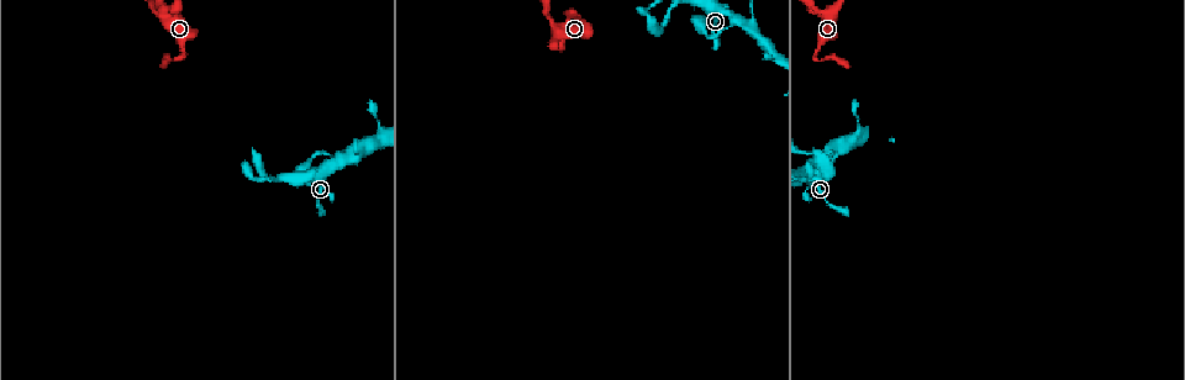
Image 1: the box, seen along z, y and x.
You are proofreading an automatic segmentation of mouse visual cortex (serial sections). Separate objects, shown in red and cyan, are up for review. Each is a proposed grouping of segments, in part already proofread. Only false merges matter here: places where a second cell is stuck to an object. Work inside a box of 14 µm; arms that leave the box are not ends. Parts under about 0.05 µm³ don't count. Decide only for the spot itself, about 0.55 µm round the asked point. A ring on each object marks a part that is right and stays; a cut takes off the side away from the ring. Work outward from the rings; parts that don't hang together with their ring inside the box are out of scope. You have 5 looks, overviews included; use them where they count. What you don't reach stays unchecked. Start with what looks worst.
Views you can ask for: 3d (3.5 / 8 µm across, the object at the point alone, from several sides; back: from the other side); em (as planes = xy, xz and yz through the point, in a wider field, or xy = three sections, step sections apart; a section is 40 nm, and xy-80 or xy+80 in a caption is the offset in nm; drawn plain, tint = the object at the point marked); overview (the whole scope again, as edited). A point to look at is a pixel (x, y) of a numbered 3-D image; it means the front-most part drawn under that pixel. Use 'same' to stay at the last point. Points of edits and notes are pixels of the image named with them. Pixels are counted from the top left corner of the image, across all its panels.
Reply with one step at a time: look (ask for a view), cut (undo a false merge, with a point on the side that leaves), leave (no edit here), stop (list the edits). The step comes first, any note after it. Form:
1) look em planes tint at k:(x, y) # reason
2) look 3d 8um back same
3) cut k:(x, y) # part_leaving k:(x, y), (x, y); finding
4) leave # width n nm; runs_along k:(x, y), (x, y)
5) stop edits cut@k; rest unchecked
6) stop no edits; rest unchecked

look 3d 8um at 1:(341, 159) # narrows sharply

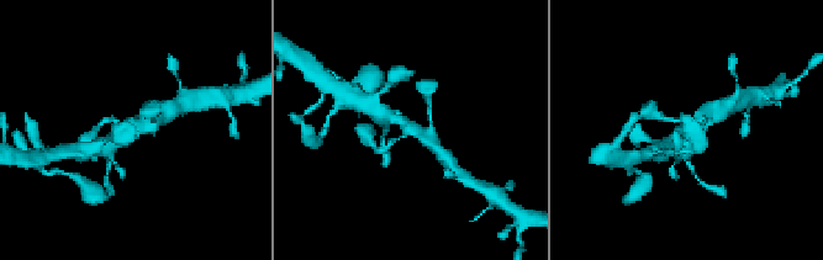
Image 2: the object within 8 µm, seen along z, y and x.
look 3d 3.5um at 2:(410, 126) # closer look

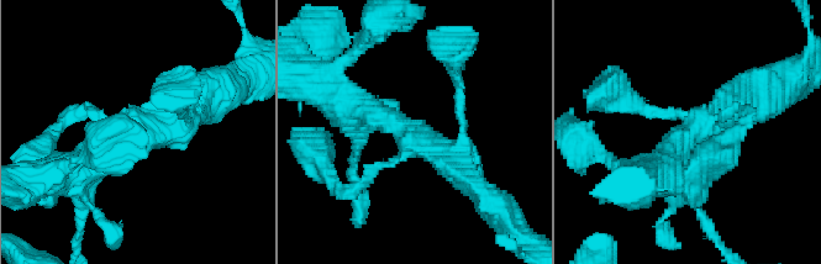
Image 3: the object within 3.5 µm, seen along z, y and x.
look em xy step 2 tint at 3:(413, 137) # arms 3; arm_widths 150, 350, 450 nm

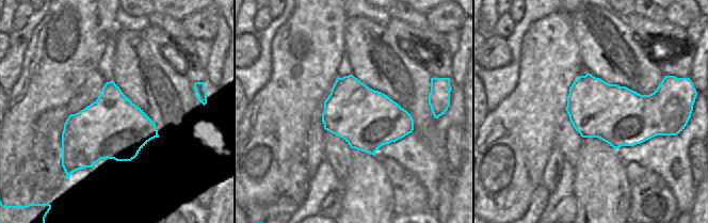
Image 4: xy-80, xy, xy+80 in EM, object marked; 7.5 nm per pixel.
leave # runs_along 3:(84, 184), (133, 131), (198, 105); continuous, no second cell

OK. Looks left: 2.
look 3d 3.5um at 1:(815, 58) # sharp bend

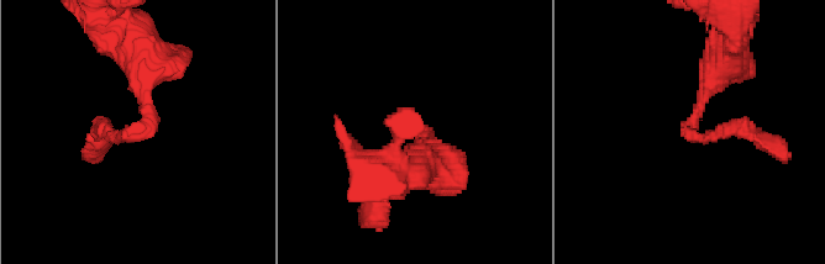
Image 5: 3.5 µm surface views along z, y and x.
look em planes tint at 5:(139, 131) # now the EM

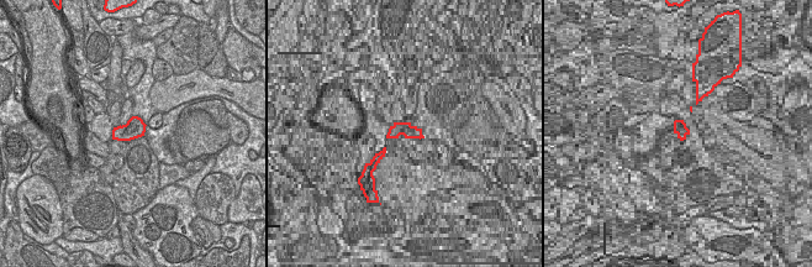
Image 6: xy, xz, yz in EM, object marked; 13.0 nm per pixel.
leave # runs_along 5:(141, 59), (148, 123), (99, 131); continuous, no second cell

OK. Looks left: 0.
stop no edits; rest unchecked

